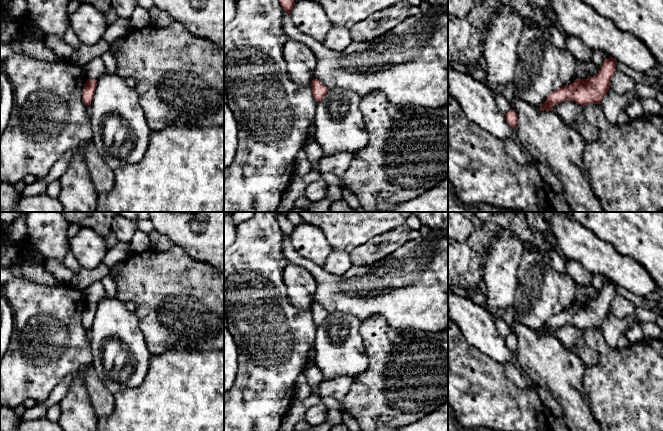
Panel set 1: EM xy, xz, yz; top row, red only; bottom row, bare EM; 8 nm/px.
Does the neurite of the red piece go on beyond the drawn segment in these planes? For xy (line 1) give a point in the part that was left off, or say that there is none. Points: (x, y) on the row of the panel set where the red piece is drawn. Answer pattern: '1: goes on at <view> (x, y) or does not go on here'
1: does not go on here

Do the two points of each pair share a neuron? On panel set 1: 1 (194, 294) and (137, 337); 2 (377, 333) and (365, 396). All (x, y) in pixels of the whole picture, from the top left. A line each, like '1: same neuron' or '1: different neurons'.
1: different neurons
2: same neuron

